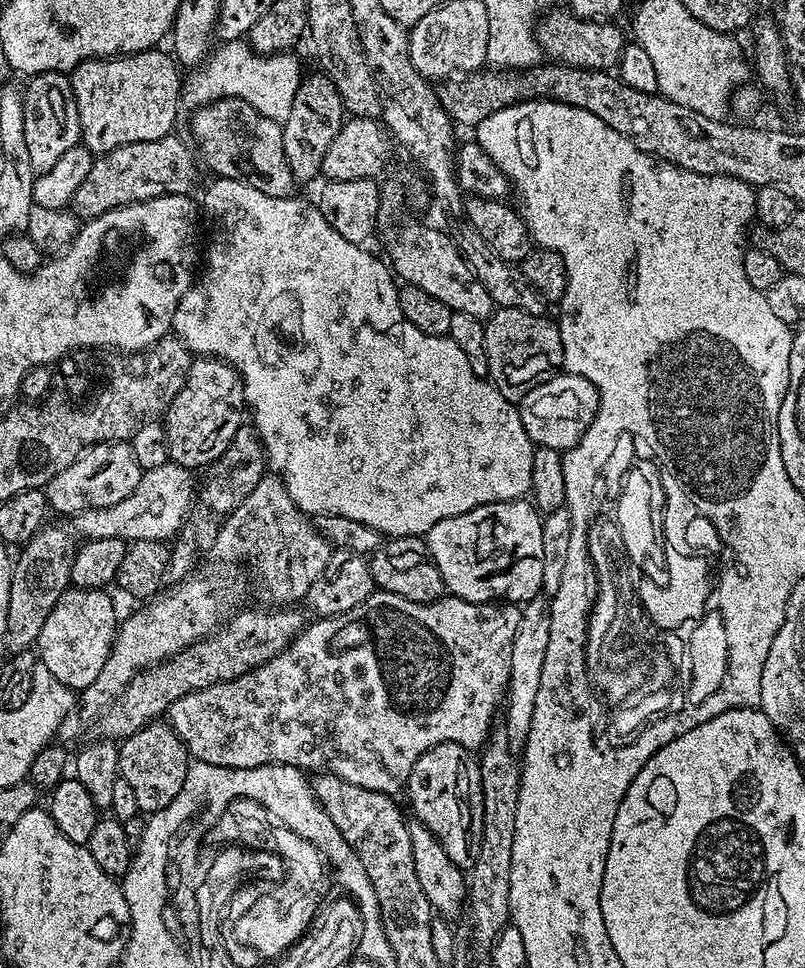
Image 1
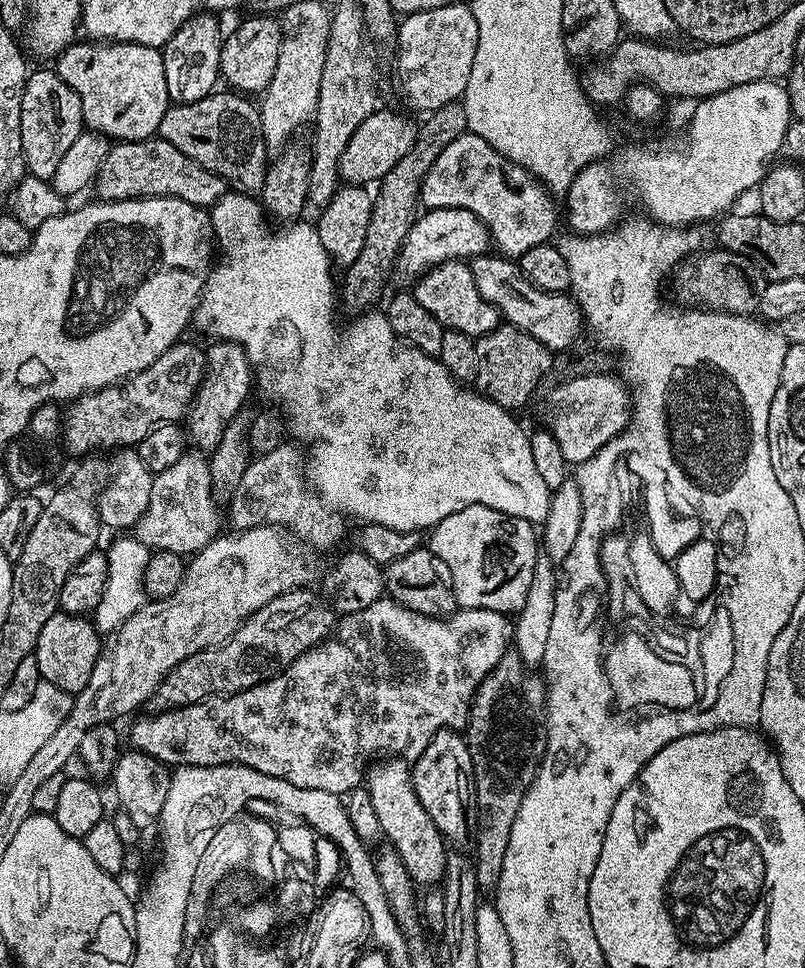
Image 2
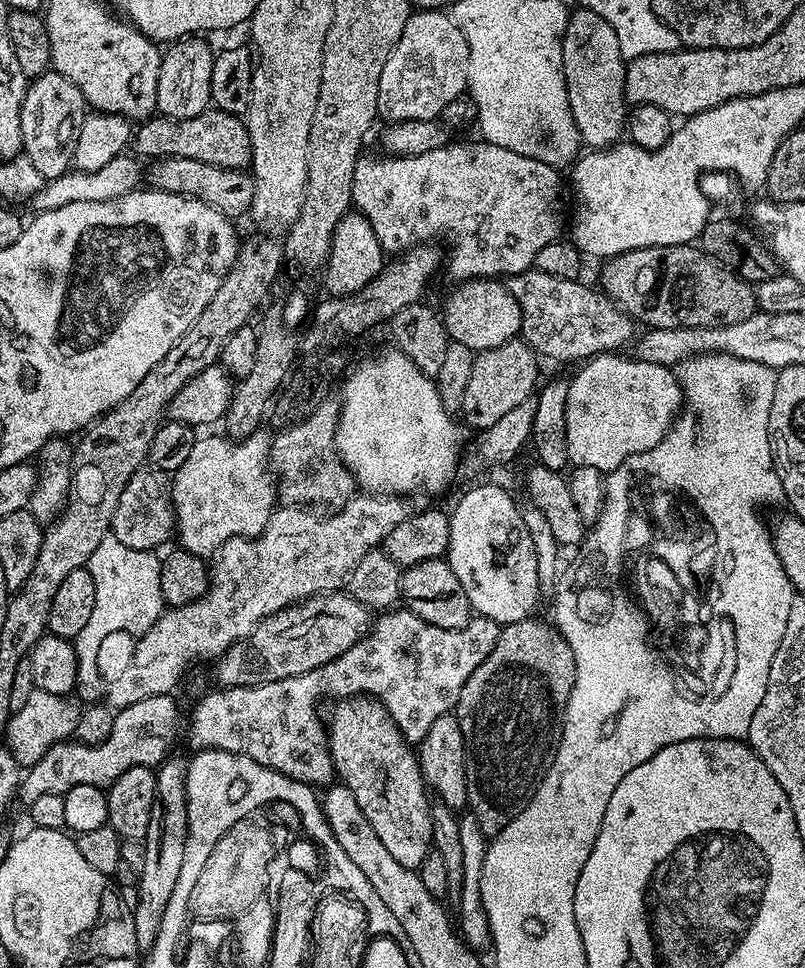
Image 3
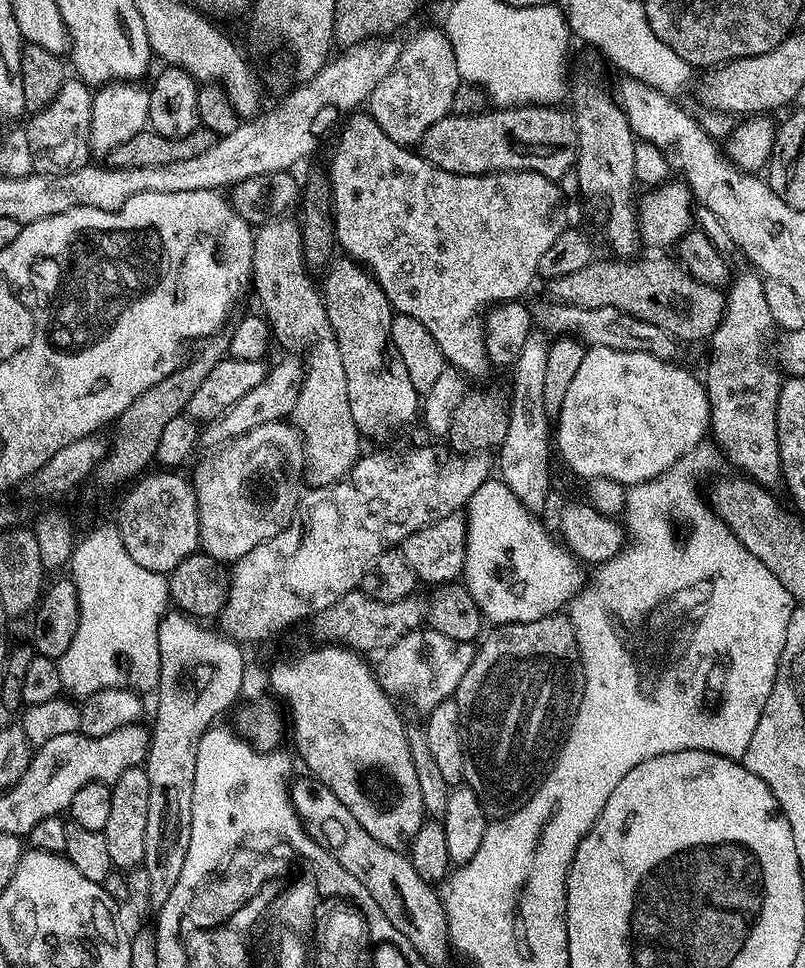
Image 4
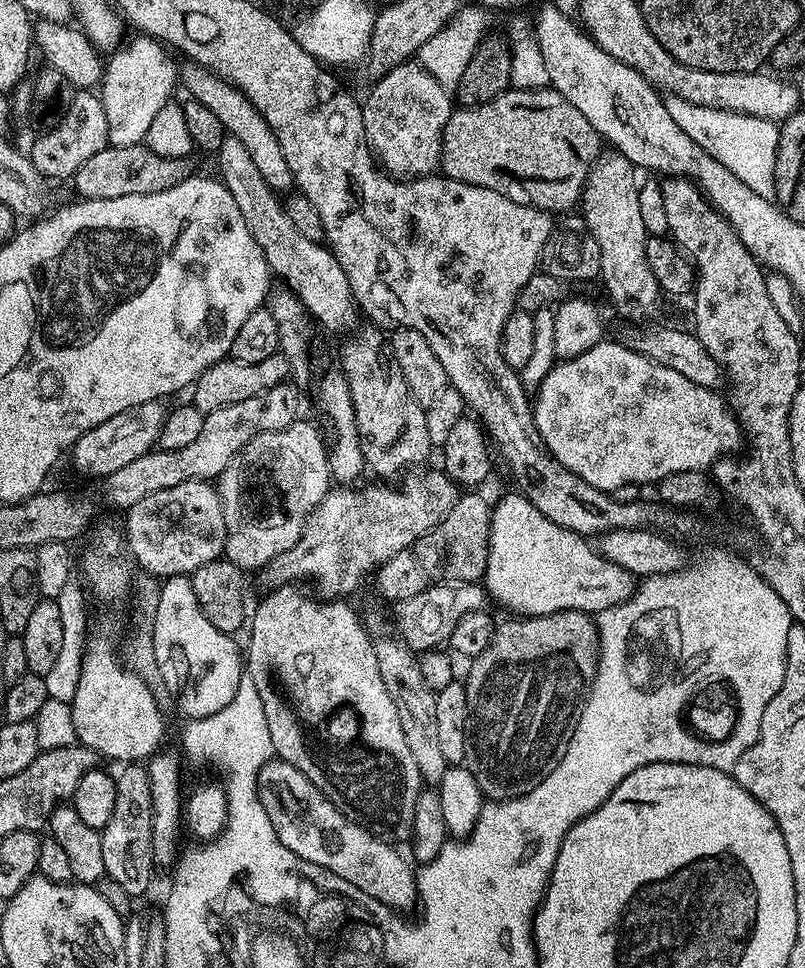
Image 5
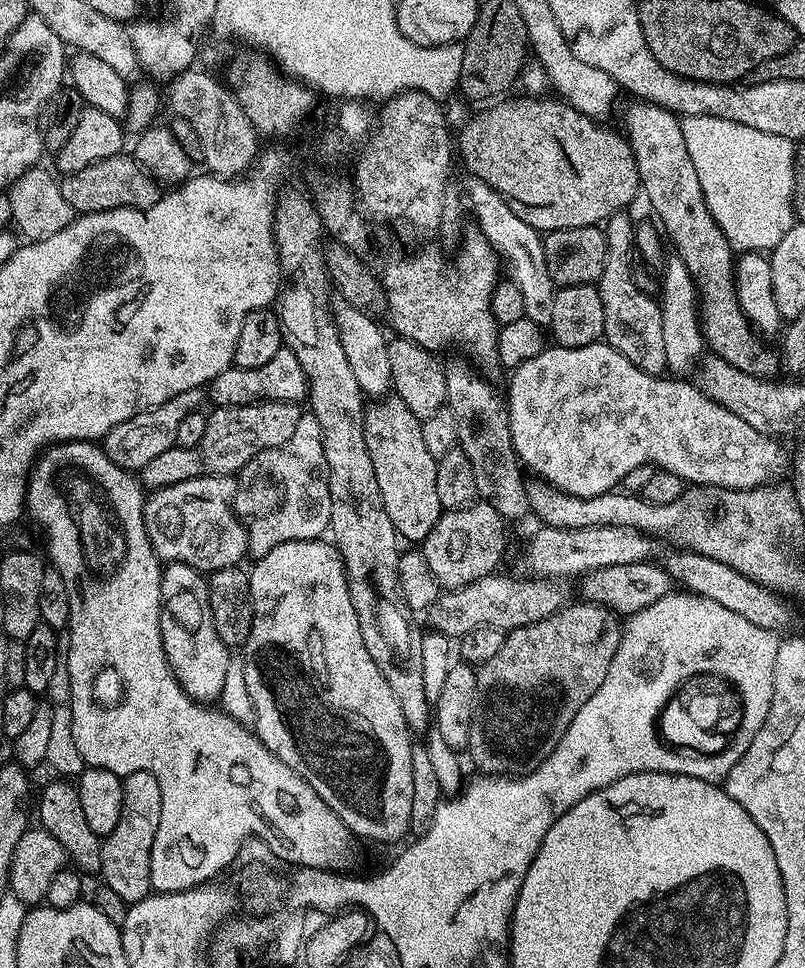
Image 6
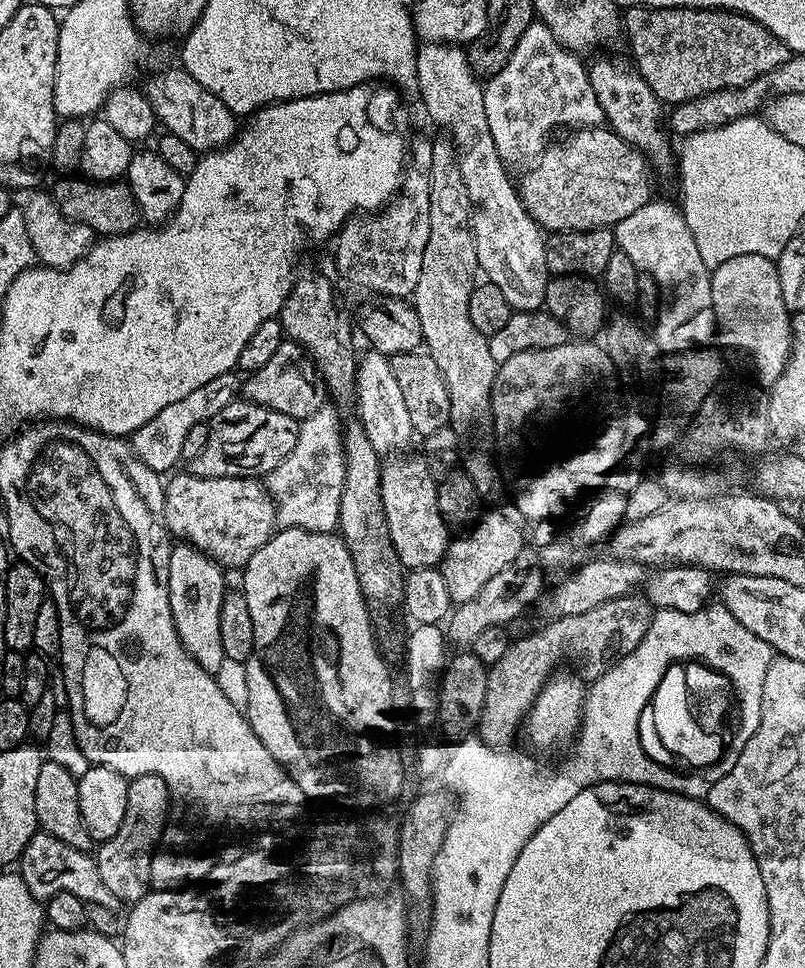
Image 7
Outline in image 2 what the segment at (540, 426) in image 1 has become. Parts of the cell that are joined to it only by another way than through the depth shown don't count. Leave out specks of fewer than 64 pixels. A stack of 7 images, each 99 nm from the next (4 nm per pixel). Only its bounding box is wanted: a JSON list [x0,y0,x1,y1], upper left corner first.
[547,374,632,466]

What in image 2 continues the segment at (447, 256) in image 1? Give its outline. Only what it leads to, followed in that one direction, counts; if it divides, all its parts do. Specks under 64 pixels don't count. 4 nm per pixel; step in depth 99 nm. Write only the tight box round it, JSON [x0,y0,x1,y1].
[414,260,502,338]

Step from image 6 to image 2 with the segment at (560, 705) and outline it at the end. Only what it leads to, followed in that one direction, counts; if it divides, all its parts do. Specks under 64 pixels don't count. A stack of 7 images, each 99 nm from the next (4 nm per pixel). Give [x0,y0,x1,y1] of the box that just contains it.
[466,650,548,890]

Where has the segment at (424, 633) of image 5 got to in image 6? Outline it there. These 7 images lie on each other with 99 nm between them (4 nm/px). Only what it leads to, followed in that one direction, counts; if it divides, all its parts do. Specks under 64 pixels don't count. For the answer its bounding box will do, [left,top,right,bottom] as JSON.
[426,574,570,638]

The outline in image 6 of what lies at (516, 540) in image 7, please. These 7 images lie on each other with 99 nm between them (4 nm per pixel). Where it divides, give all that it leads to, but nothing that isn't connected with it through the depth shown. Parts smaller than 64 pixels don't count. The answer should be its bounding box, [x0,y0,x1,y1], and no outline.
[422,502,508,590]

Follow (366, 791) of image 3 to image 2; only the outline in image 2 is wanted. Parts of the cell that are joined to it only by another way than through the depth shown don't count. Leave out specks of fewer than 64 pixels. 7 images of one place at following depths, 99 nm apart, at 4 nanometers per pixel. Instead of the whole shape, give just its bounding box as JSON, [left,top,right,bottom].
[366,758,450,885]

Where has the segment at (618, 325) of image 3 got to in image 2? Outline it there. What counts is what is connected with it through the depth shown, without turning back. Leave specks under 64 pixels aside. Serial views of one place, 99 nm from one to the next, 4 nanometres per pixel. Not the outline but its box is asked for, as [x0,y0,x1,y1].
[470,254,586,354]

